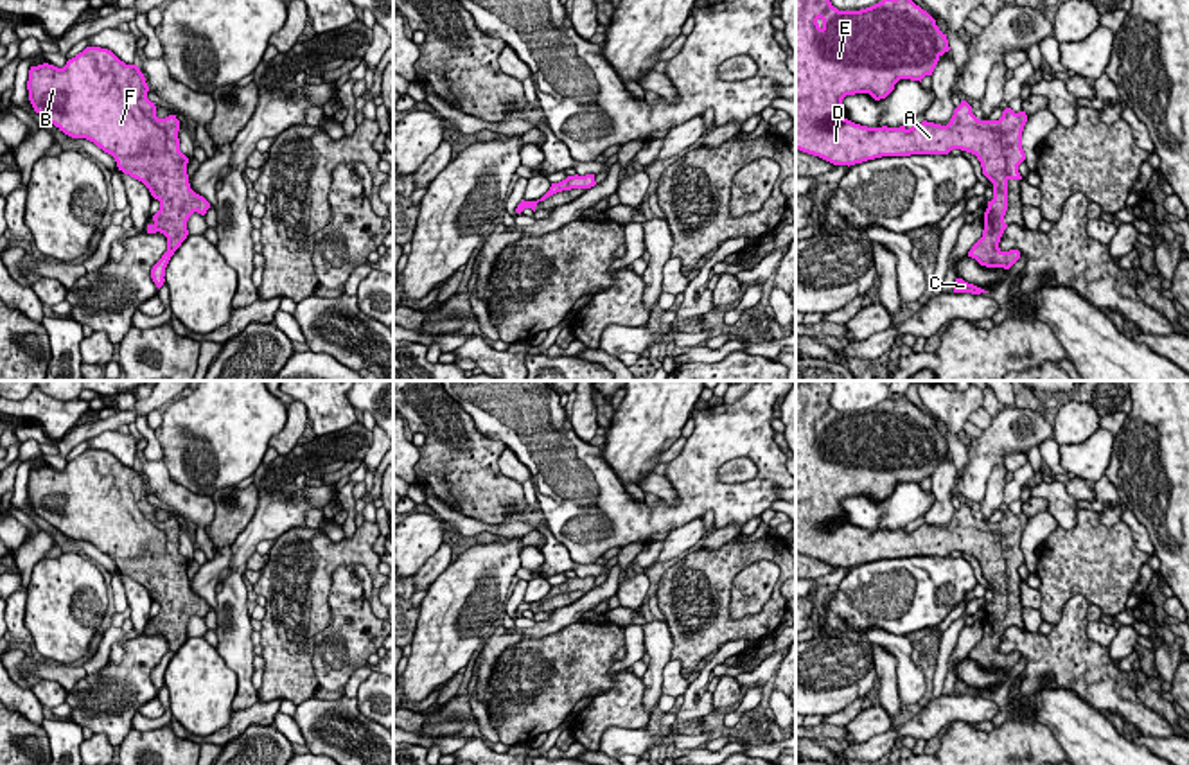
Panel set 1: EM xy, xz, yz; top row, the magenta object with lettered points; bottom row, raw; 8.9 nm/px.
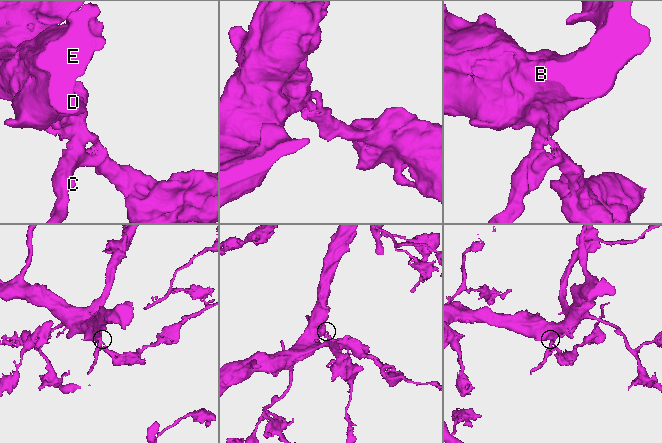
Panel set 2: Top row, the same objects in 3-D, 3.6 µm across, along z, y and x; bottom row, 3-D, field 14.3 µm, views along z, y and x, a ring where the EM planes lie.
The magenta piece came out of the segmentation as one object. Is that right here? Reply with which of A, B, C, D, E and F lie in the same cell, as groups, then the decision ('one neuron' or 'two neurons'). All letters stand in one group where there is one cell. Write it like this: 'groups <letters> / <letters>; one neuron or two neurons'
groups A B C D E F; one neuron

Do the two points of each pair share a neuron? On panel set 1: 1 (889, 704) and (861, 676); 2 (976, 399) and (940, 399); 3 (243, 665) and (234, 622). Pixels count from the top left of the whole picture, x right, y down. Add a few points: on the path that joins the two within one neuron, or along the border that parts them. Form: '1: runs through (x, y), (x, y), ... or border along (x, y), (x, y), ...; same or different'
1: border along (871, 645), (879, 677); different
2: runs through (967, 399), (949, 399); same
3: runs through (237, 654), (234, 633); same

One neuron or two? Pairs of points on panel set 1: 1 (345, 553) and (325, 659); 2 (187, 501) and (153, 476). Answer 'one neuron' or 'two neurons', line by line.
1: two neurons
2: one neuron

